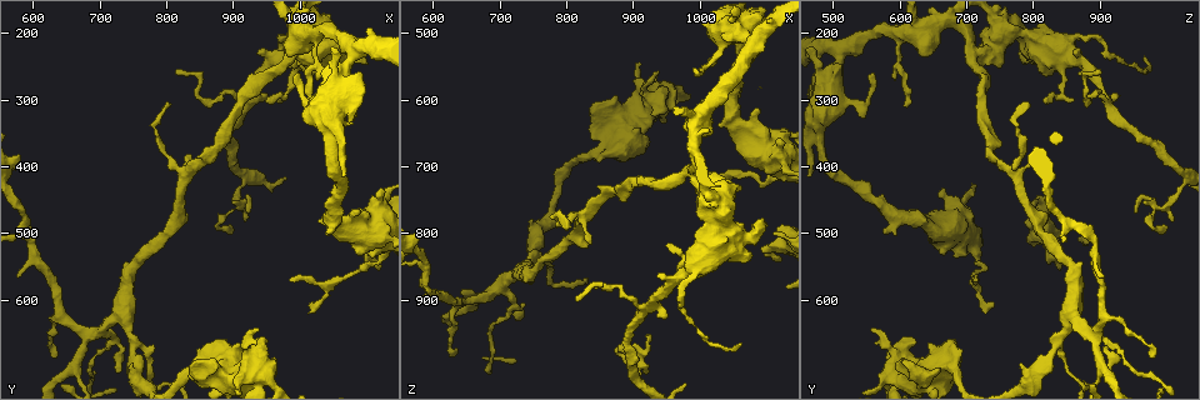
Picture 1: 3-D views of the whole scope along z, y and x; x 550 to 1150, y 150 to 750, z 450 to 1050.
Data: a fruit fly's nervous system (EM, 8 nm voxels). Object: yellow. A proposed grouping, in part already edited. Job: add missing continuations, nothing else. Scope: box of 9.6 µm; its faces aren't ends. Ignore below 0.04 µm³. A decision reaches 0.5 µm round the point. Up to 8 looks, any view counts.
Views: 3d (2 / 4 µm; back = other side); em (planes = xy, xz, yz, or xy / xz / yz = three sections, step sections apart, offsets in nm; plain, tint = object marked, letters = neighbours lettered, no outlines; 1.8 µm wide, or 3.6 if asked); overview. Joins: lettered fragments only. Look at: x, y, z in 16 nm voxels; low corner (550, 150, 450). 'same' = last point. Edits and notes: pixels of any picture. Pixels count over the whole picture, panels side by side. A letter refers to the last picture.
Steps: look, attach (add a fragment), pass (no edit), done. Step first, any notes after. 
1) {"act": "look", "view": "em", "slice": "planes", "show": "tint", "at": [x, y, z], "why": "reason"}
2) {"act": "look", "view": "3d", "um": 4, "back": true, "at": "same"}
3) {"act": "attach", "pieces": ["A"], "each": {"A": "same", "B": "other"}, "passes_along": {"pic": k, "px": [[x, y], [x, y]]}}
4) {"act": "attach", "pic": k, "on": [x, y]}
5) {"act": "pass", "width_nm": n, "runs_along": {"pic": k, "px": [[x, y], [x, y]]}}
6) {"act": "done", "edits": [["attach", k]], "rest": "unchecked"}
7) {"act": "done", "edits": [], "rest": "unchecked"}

{"act": "look", "view": "em", "slice": "planes", "show": "letters", "at": [1120, 455, 795], "why": "an open end"}

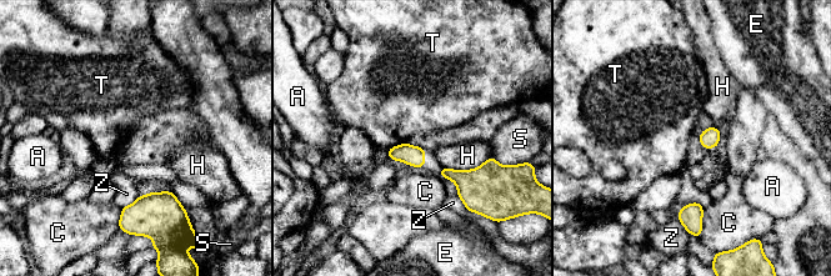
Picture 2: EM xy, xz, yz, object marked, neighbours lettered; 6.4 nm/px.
{"act": "pass", "width_nm": 120, "each": {"A": "other", "C": "other", "E": "other", "H": "other", "S": "other", "T": "other", "Z": "other"}, "border": {"pic": 2, "px": [[405, 141], [388, 149]]}, "found": "none of them fits"}

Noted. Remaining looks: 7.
{"act": "look", "view": "em", "slice": "xz", "step": 4, "show": "tint", "at": [955, 300, 815], "why": "thin end"}

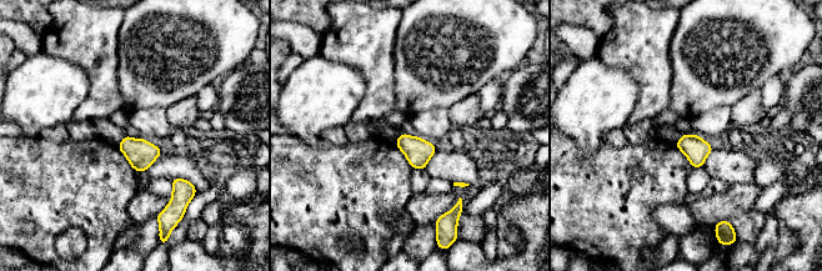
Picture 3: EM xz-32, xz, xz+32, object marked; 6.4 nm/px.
{"act": "look", "view": "em", "slice": "planes", "show": "letters", "at": "same"}

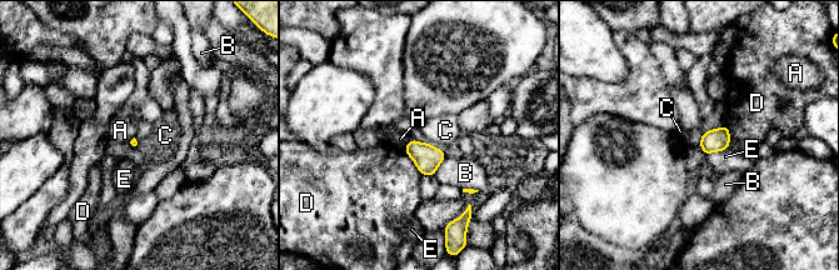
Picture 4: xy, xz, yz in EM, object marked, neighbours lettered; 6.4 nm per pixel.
{"act": "pass", "each": {"A": "other", "B": "other", "C": "other", "D": "other", "E": "other"}, "found": "none of them fits"}

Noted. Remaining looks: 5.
{"act": "look", "view": "em", "slice": "planes", "show": "tint", "at": [990, 225, 710], "why": "three arms meet"}

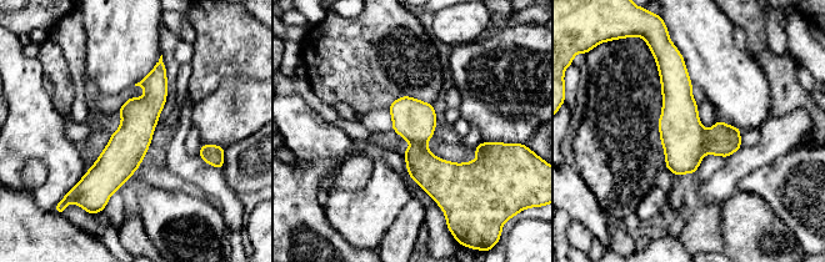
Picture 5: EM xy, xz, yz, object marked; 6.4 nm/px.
{"act": "look", "view": "em", "slice": "planes", "show": "letters", "at": "same", "why": "see the neighbours"}

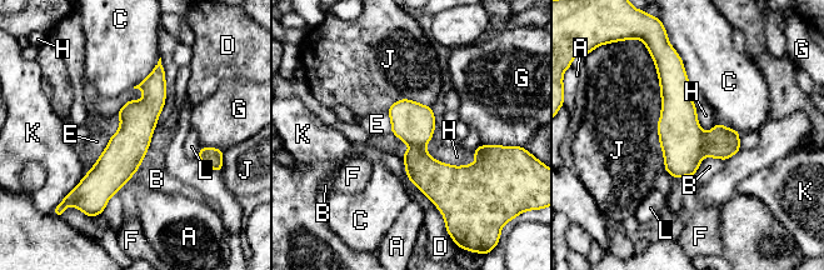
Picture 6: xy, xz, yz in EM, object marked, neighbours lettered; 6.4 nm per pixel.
{"act": "pass", "each": {"A": "other", "B": "other", "C": "other", "D": "other", "E": "other", "F": "other", "G": "other", "H": "other", "J": "other", "K": "other", "L": "other"}, "border": {"pic": 6, "px": [[427, 150], [453, 165], [477, 159]]}, "found": "no lettered fragment goes on from it"}

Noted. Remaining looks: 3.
{"act": "look", "view": "em", "slice": "planes", "show": "letters", "at": [1060, 235, 965], "why": "long arm stops here"}

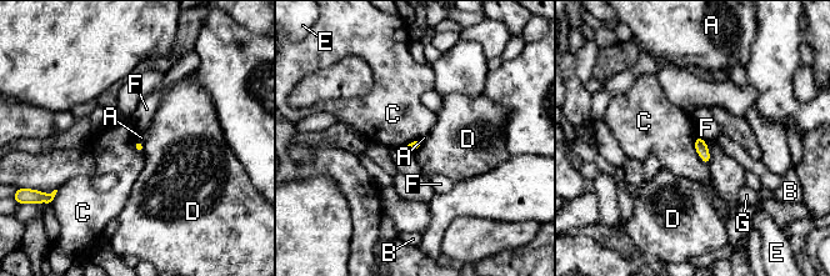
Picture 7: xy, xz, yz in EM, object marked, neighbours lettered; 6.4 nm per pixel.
{"act": "pass", "each": {"A": "other", "B": "other", "C": "other", "D": "other", "E": "other", "F": "other", "G": "other"}, "border": {"pic": 7, "px": [[695, 136], [695, 151], [705, 165]]}, "found": "no lettered fragment goes on from it"}

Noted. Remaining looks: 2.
{"act": "done", "edits": [], "rest": "unchecked"}

